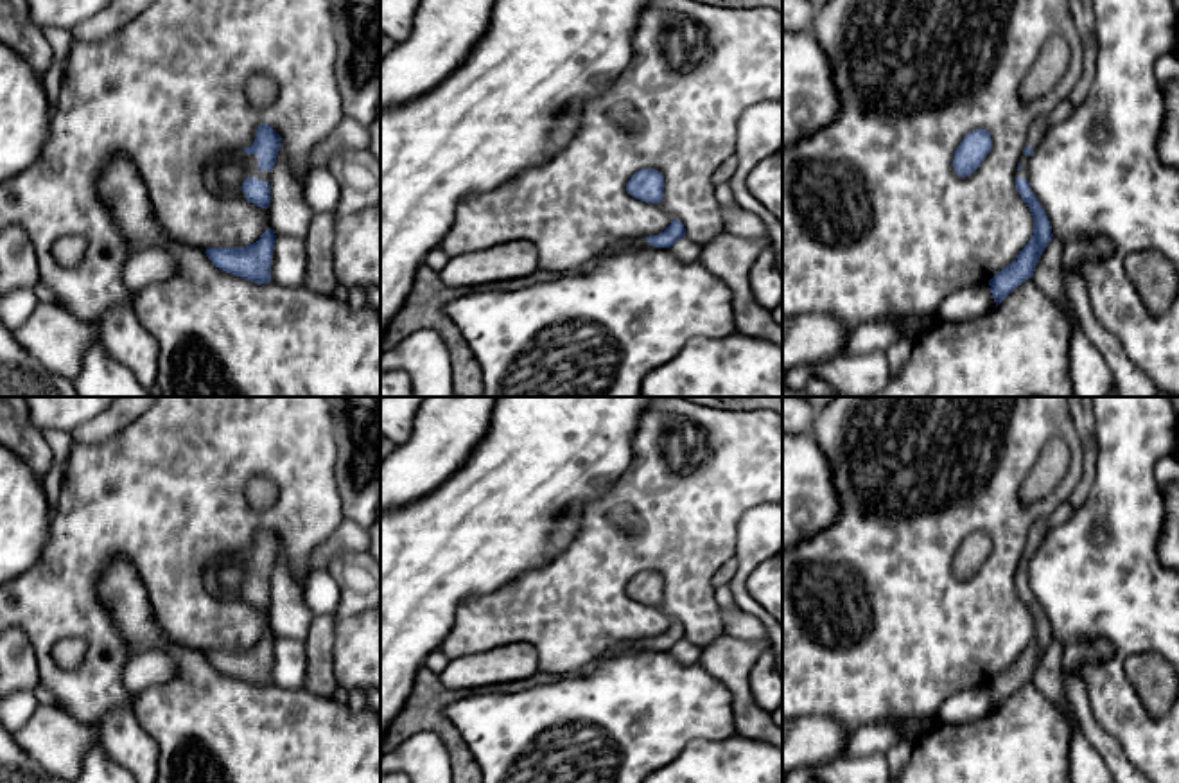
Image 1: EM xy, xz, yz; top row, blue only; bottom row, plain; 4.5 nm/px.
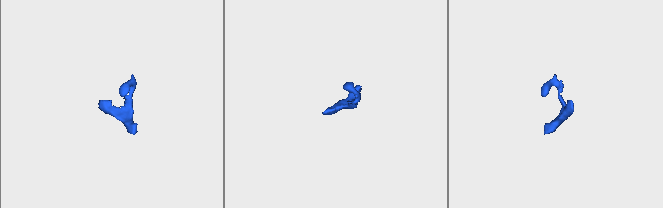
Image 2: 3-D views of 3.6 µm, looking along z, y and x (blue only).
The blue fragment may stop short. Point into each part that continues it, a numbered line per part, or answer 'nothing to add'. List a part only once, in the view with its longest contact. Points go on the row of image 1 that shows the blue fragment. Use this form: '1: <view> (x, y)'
1: xy (250, 160)

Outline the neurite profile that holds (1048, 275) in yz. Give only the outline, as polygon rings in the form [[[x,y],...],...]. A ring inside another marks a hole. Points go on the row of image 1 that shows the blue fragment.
[[[1052,237],[1044,248],[1035,271],[1035,284],[1055,302],[1062,304],[1066,300],[1064,291],[1064,273],[1062,273],[1062,251],[1064,242],[1057,237]]]

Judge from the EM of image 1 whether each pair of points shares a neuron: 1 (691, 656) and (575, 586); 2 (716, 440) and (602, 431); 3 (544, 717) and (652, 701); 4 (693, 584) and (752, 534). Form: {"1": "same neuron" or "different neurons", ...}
{"1": "different neurons", "2": "different neurons", "3": "same neuron", "4": "different neurons"}

